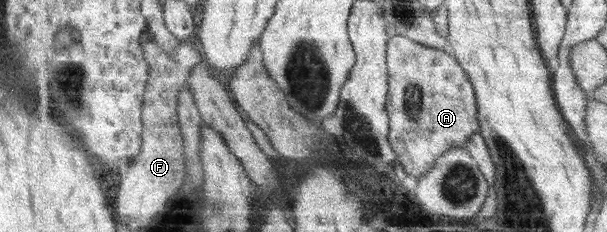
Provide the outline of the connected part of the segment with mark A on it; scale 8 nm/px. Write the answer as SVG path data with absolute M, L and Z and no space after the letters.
M399 34L388 41L388 72L389 139L404 171L419 180L439 157L452 147L464 147L480 131L476 90L458 59Z

